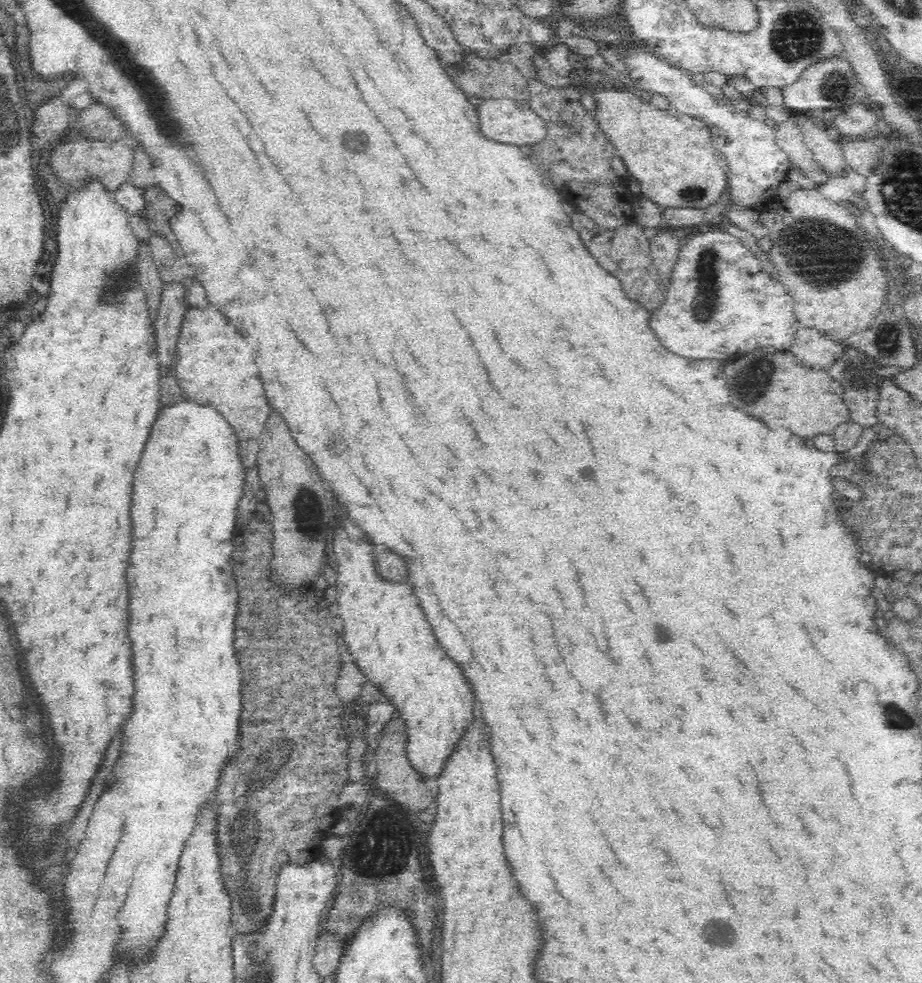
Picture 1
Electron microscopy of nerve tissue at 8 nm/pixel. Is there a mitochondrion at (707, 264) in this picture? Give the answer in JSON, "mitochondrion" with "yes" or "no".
{"mitochondrion":"yes"}

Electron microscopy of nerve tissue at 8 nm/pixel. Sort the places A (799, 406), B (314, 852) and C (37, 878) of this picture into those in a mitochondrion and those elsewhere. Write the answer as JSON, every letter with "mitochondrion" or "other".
{"A":"other","B":"other","C":"other"}

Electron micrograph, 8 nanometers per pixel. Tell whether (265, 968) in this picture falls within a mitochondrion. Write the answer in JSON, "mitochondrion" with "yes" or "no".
{"mitochondrion":"yes"}

